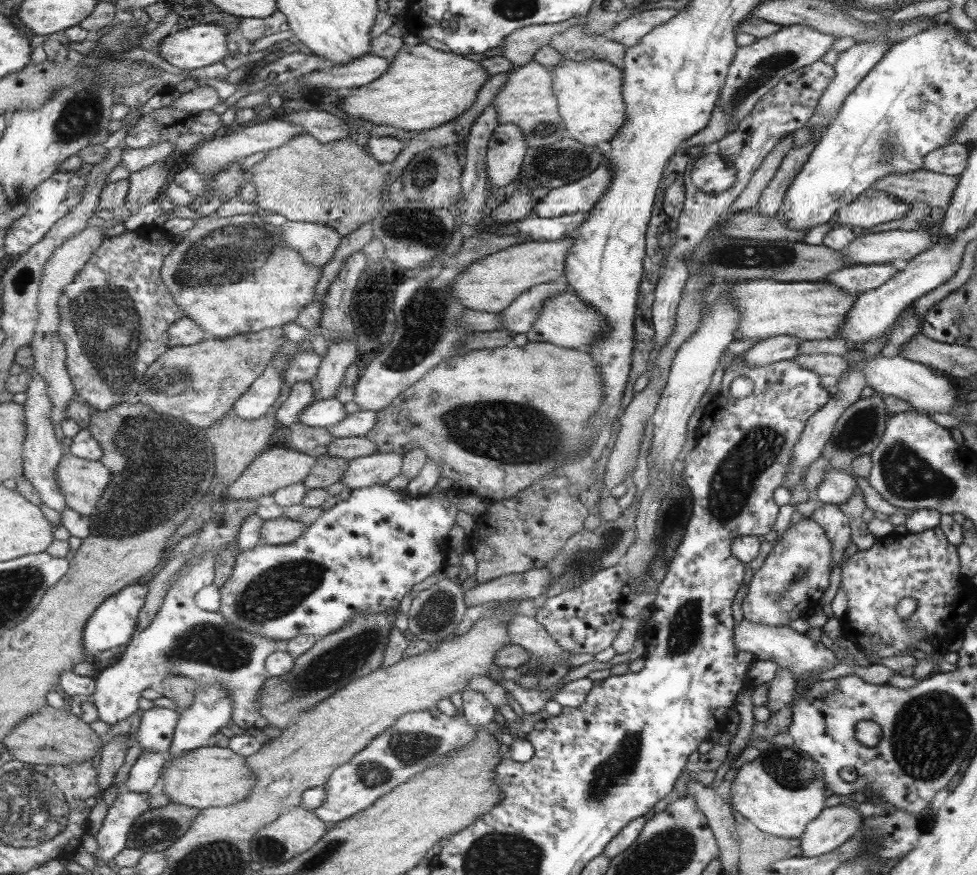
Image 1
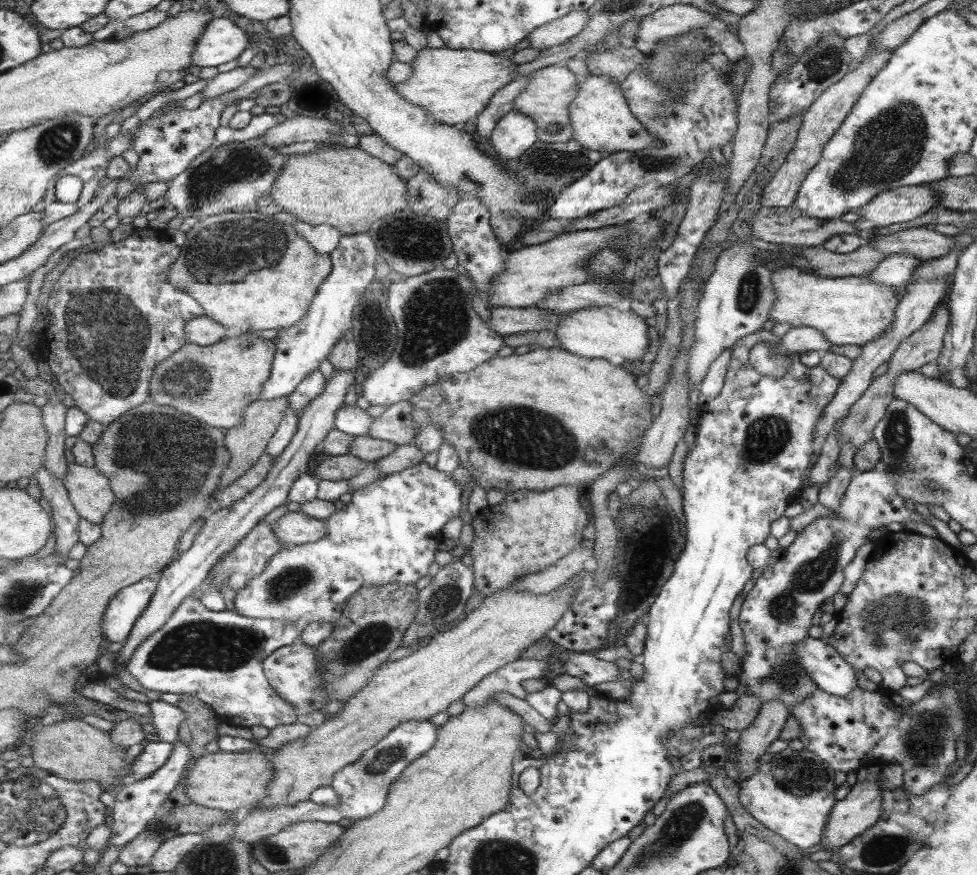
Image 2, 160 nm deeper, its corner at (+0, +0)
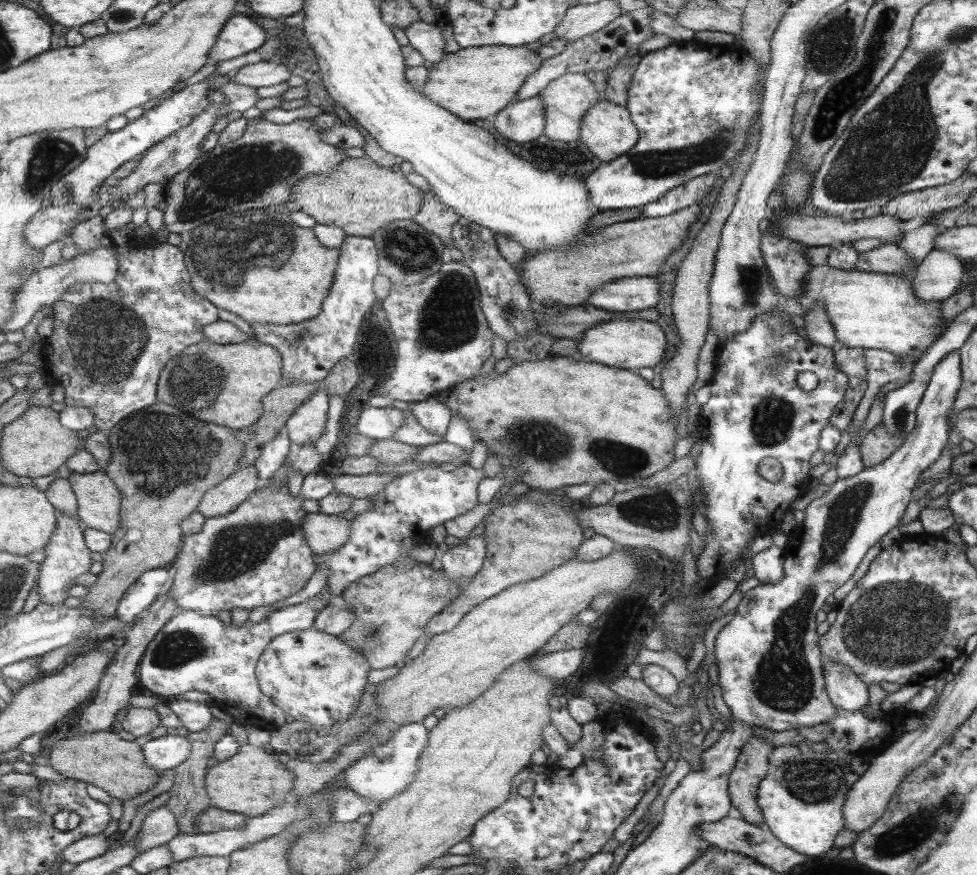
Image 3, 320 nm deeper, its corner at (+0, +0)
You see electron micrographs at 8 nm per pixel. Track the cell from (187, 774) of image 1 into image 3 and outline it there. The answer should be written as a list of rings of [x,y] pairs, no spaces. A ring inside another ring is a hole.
[[[242,746],[239,754],[218,763],[206,773],[206,787],[213,806],[247,817],[259,817],[292,799],[296,774],[267,747]]]

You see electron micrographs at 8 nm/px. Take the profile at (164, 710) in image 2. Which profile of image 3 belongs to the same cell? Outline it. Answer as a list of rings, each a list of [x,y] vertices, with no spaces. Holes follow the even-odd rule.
[[[171,699],[169,708],[181,718],[183,726],[190,733],[199,733],[206,730],[215,716],[211,712],[210,704],[201,704],[201,702],[189,702],[184,699]]]

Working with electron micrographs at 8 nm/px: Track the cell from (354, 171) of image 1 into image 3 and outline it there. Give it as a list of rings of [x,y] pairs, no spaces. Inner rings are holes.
[[[371,157],[351,158],[339,165],[332,174],[312,174],[304,178],[291,192],[291,207],[314,218],[318,224],[337,226],[345,230],[348,237],[371,238],[381,228],[397,220],[413,221],[423,207],[423,188],[413,186],[401,171],[379,166]]]

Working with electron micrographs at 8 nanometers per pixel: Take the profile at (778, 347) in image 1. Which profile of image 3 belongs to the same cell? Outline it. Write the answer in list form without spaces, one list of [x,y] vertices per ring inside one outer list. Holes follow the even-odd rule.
[[[815,303],[804,316],[806,336],[811,344],[831,348],[836,345],[835,332],[823,303]]]

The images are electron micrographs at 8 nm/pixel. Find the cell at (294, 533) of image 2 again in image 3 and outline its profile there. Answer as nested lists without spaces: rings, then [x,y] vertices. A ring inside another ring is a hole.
[[[309,513],[304,521],[308,543],[317,555],[335,552],[351,538],[352,521],[342,515]]]

